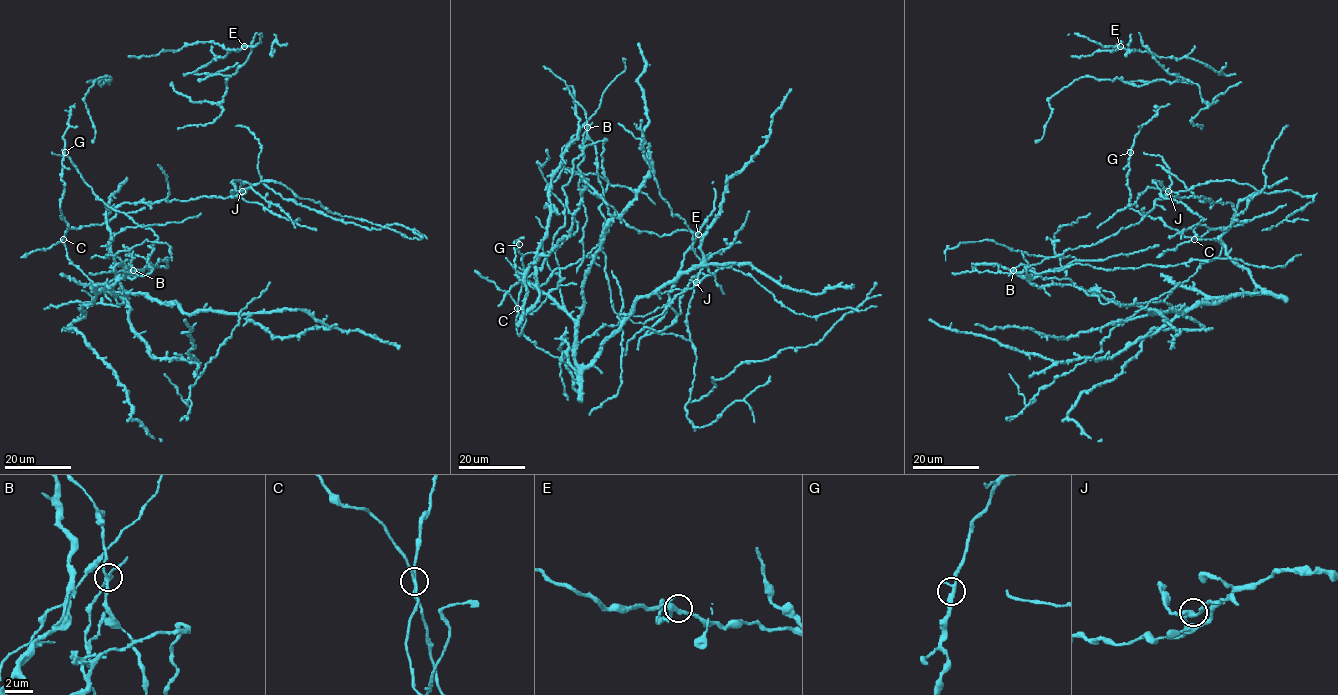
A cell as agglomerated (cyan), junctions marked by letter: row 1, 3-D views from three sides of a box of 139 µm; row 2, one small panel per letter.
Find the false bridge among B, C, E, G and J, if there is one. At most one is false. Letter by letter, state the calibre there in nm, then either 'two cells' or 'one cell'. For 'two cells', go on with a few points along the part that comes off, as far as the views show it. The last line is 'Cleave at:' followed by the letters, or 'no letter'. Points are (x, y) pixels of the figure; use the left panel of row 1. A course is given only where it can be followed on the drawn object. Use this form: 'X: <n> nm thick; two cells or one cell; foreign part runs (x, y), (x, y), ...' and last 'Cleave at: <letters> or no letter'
B: 280 nm thick; two cells; foreign part runs (133, 270), (129, 264), (132, 279), (152, 270), (147, 261), (155, 234), (110, 208), (70, 159), (51, 152)
C: 200 nm thick; one cell
E: 320 nm thick; one cell
G: 280 nm thick; one cell
J: 280 nm thick; one cell
Cleave at: B

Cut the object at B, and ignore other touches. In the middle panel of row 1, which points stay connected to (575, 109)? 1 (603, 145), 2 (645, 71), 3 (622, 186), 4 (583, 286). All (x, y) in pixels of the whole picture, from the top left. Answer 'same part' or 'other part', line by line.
1: other part
2: same part
3: other part
4: same part

